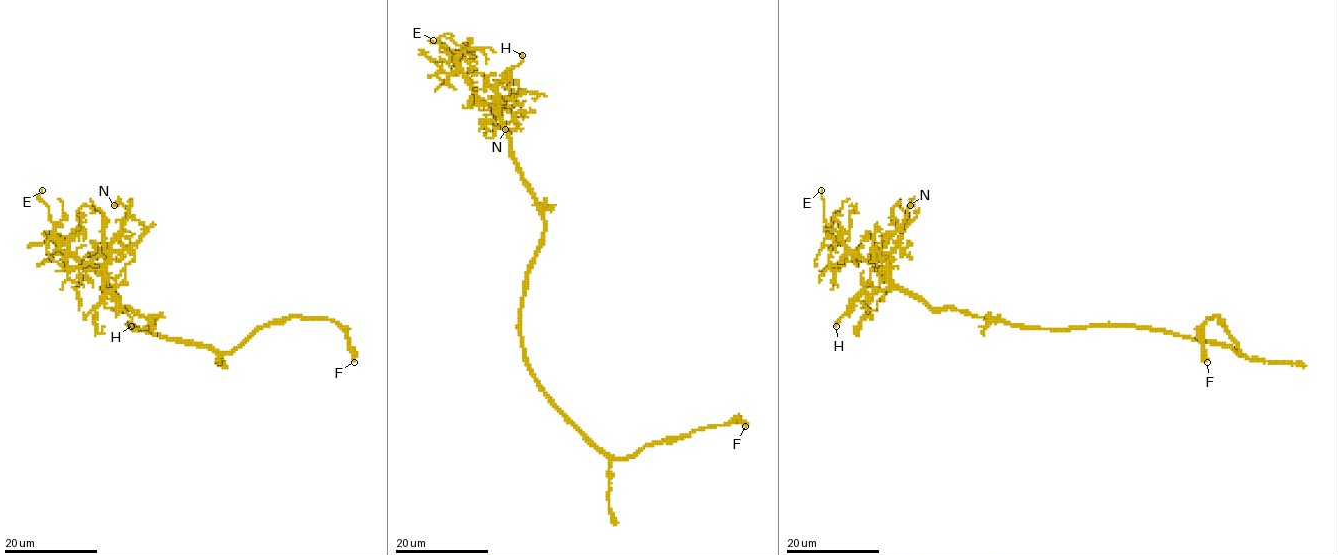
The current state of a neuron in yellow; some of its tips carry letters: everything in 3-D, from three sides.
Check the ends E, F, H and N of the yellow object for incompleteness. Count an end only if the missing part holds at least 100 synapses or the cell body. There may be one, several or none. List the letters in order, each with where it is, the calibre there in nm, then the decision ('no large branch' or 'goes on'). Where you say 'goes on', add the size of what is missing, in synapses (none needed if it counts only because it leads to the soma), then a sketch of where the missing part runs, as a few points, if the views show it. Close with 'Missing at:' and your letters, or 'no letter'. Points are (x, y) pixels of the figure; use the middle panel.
E: at (433, 40); 200 nm thick; goes on; missing branch runs (433, 40), (468, 54), (504, 49)
F: at (745, 426); 500 nm thick; no large branch
H: at (522, 55); 220 nm thick; no large branch
N: at (505, 129); 120 nm thick; no large branch
Missing at: E

